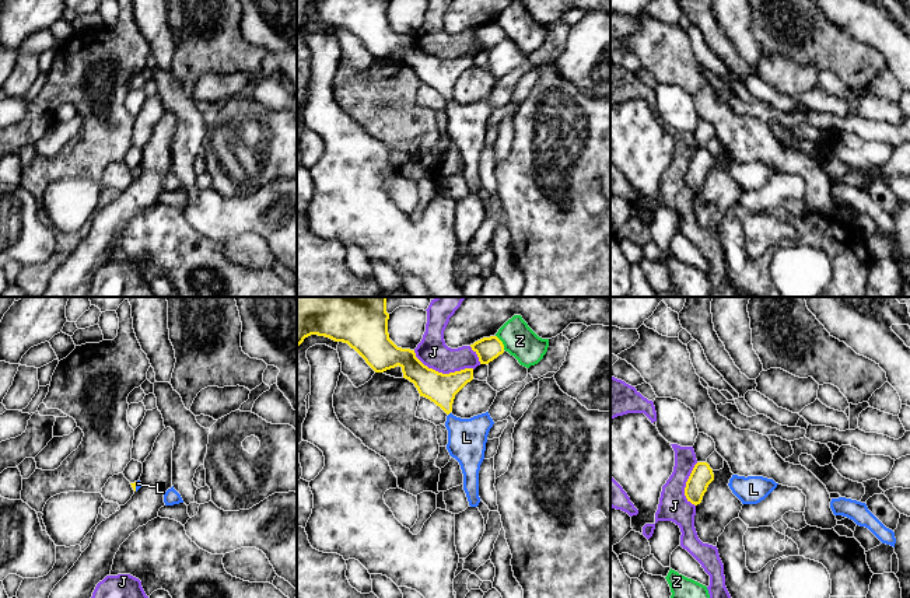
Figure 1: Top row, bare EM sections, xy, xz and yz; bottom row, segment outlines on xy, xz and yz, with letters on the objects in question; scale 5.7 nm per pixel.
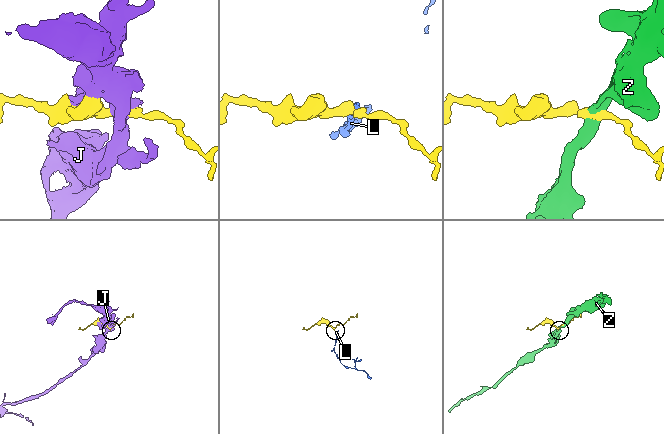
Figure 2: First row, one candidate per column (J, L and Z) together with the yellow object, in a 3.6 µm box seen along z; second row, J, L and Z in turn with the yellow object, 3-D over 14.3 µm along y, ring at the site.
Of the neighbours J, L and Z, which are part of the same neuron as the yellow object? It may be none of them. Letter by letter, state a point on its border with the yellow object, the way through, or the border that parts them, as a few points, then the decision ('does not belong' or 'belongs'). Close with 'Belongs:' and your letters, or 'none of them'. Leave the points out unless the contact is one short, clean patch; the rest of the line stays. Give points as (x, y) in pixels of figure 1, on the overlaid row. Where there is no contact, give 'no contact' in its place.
J: xz (441, 373) | does not belong
L: xy (135, 486) | across xy (133, 485), (135, 486), (137, 483) | belongs
Z: xz (501, 342) | along xz (496, 335), (504, 349) | does not belong
Belongs: L

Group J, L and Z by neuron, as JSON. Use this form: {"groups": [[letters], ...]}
{"groups": [["J"], ["L"], ["Z"]]}

